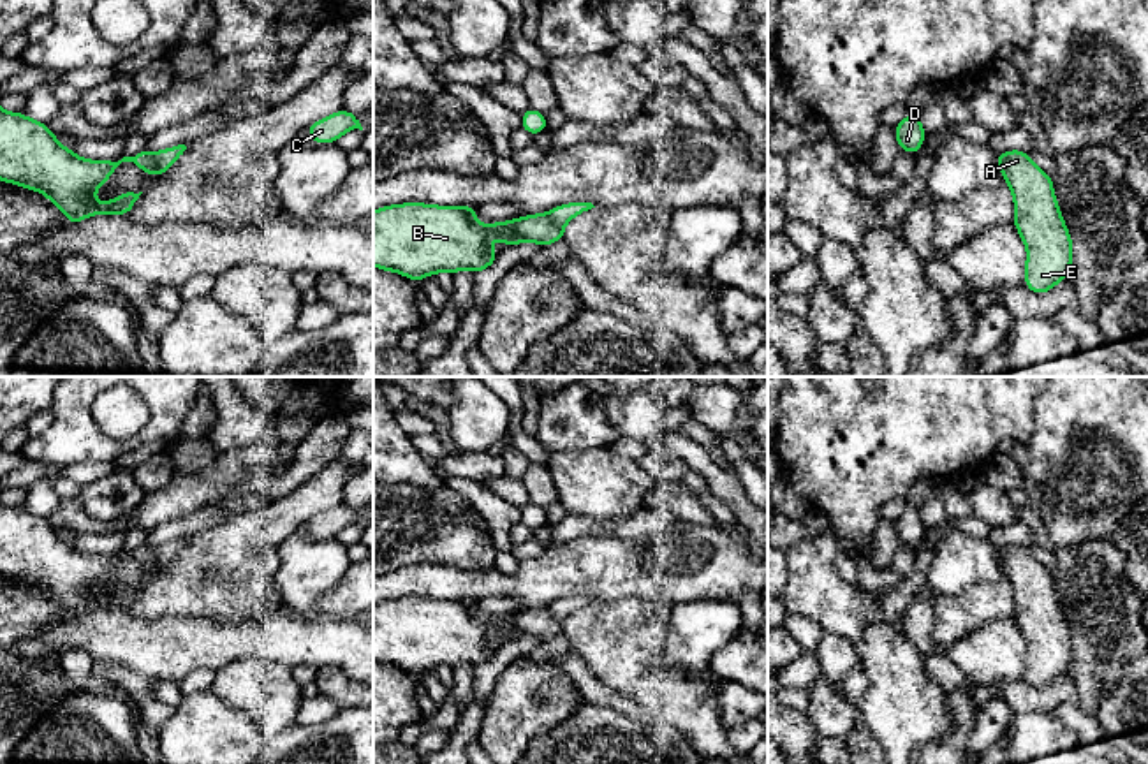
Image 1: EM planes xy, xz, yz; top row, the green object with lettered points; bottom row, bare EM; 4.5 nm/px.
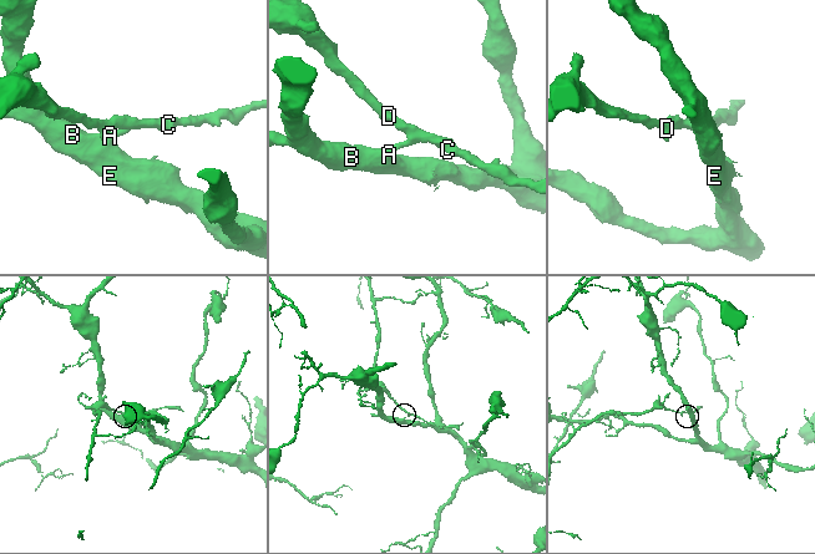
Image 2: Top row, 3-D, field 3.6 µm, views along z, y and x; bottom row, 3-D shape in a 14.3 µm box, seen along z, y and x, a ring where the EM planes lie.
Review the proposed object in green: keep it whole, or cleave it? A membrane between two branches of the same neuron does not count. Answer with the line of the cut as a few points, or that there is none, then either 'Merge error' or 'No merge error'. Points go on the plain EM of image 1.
Split along xy (155, 548), (155, 562), (161, 567). Merge error

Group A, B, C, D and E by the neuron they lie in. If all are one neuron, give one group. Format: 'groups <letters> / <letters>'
groups A B E / C D

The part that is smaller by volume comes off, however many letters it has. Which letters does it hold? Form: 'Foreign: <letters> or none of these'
Foreign: C, D

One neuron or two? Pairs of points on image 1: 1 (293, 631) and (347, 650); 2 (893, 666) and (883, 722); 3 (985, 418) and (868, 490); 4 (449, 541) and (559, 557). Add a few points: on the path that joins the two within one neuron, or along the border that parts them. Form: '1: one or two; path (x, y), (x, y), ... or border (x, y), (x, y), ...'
1: one; path (307, 641), (333, 643)
2: one; path (890, 680), (890, 708)
3: one; path (956, 428), (928, 455), (897, 465)
4: two; border (451, 565), (463, 569), (493, 567)

